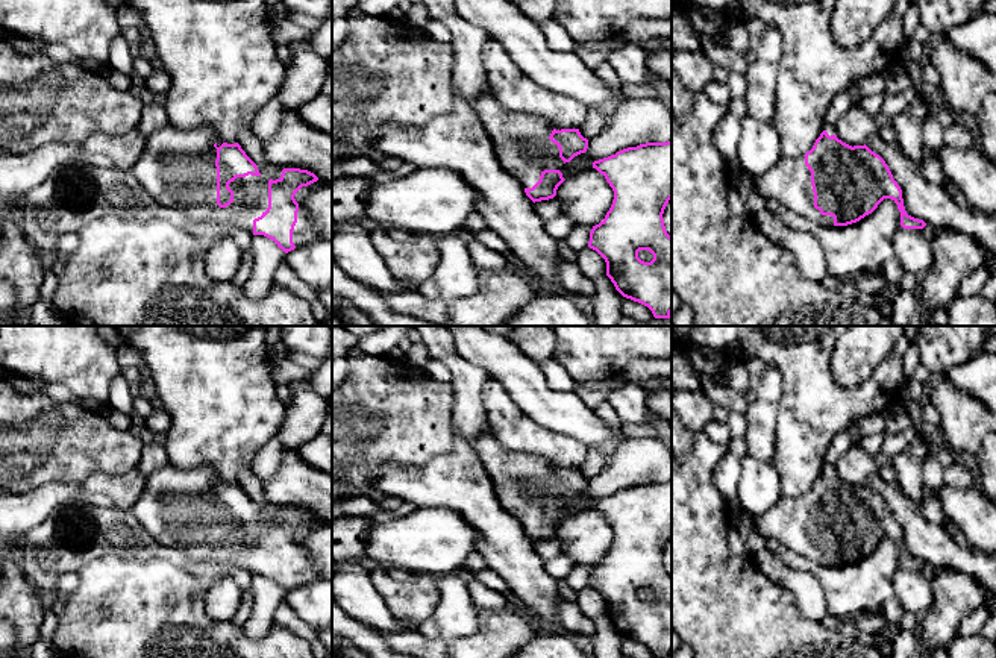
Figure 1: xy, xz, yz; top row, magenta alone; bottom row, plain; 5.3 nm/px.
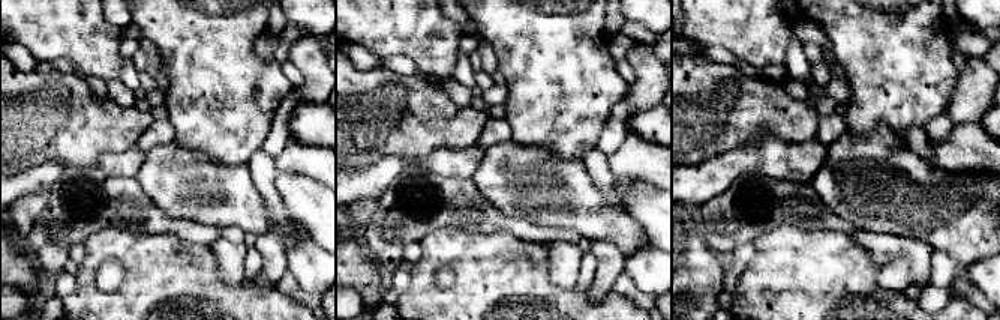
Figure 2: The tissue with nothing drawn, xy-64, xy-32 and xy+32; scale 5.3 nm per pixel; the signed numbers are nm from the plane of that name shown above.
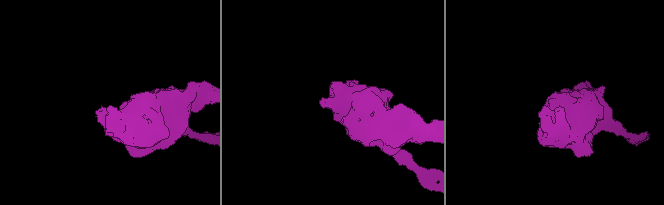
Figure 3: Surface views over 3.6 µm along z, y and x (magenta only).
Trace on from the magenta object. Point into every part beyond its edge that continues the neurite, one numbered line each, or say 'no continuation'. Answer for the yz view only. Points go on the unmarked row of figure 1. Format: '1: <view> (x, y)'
1: yz (789, 520)

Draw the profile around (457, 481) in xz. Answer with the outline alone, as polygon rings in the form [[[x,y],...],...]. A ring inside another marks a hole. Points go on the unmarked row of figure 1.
[[[455,435],[453,449],[423,467],[384,465],[371,485],[387,497],[399,497],[415,508],[444,508],[462,517],[478,534],[478,550],[485,556],[488,569],[506,581],[531,619],[562,629],[558,611],[562,596],[556,579],[546,572],[544,559],[535,553],[534,541],[526,535],[523,525],[500,506],[491,478],[464,438]]]

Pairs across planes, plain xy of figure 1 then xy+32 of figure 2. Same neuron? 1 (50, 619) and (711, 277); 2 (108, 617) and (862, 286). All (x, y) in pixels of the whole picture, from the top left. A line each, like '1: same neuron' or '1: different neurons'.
1: different neurons
2: same neuron

